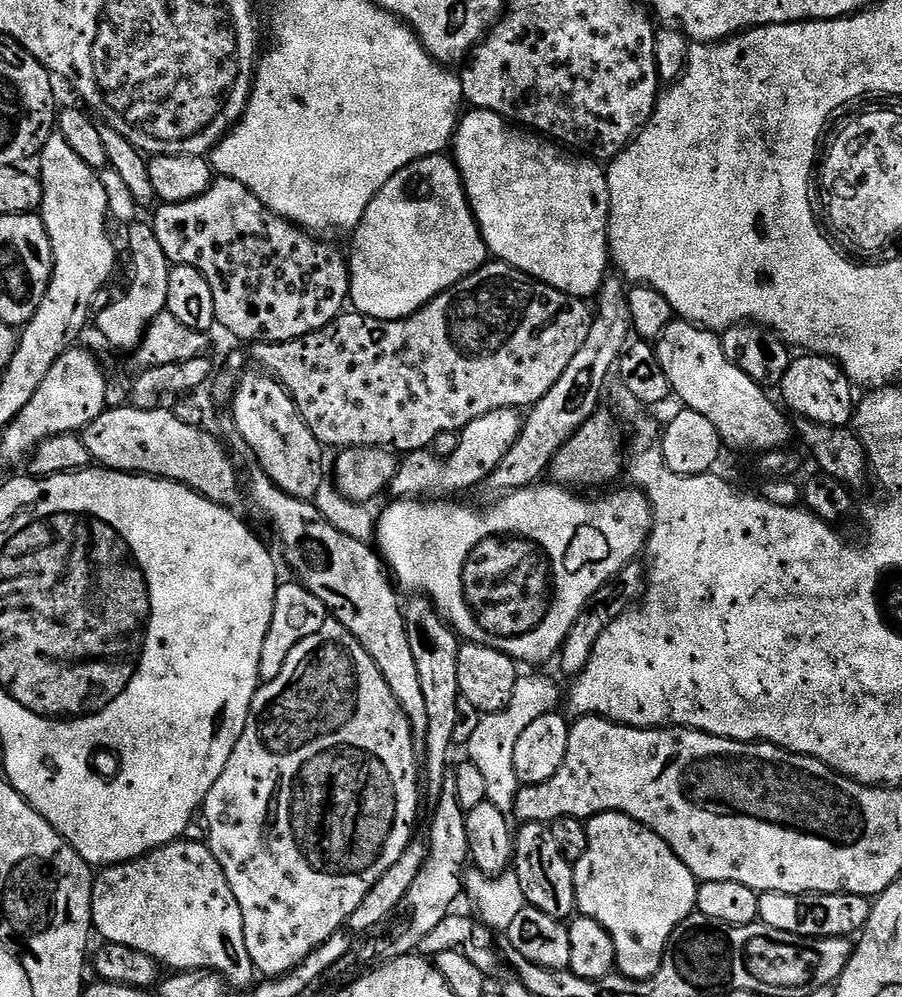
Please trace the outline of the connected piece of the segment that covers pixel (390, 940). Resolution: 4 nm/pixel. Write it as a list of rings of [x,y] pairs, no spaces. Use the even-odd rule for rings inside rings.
[[[450,778],[444,784],[444,793],[435,803],[436,814],[432,818],[432,834],[427,839],[428,856],[420,867],[414,886],[406,890],[406,898],[398,902],[396,912],[389,920],[383,920],[375,930],[360,941],[354,952],[354,961],[360,970],[381,968],[403,956],[413,955],[419,949],[422,938],[438,926],[453,911],[452,903],[461,898],[464,888],[466,865],[469,863],[468,839],[466,838],[466,814],[456,797],[456,782]],[[408,912],[408,916],[400,916]]]

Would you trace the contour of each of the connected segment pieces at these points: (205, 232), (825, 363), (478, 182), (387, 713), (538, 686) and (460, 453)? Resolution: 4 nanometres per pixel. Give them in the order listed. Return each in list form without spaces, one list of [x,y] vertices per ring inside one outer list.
[[[223,178],[213,179],[212,184],[206,190],[206,194],[200,194],[198,198],[190,198],[190,202],[178,202],[177,204],[160,204],[155,209],[156,217],[150,220],[154,234],[158,236],[159,245],[172,266],[194,266],[210,282],[210,290],[214,293],[214,314],[217,325],[225,328],[232,336],[240,340],[252,340],[251,342],[263,342],[265,344],[281,344],[302,338],[306,334],[314,334],[322,330],[330,322],[334,322],[345,311],[349,303],[348,294],[348,261],[345,253],[339,252],[332,244],[323,244],[323,239],[317,238],[313,233],[306,232],[289,220],[283,220],[278,214],[274,214],[265,206],[242,182],[234,182]]]
[[[800,354],[793,359],[786,378],[778,386],[778,392],[784,395],[783,403],[793,408],[797,417],[813,420],[831,428],[846,428],[853,423],[858,407],[857,397],[852,397],[854,385],[840,365],[827,356]]]
[[[472,108],[461,115],[456,126],[455,137],[450,145],[450,152],[456,161],[456,169],[460,171],[460,177],[464,183],[464,193],[468,195],[468,204],[472,207],[472,213],[476,219],[476,225],[480,228],[484,245],[488,247],[489,253],[499,263],[508,264],[512,268],[522,270],[528,276],[534,277],[535,280],[541,280],[543,284],[548,284],[559,292],[565,292],[571,296],[589,298],[588,296],[595,297],[599,293],[610,272],[610,269],[608,269],[608,264],[610,268],[610,253],[608,250],[610,190],[608,189],[607,171],[595,159],[585,158],[551,139],[505,120],[497,112],[482,110],[481,108]]]
[[[329,618],[318,630],[318,634],[310,634],[306,642],[298,642],[294,650],[290,650],[290,658],[286,658],[286,666],[282,666],[282,674],[274,678],[274,682],[261,684],[252,700],[252,709],[246,722],[246,730],[242,730],[242,738],[238,738],[238,746],[234,746],[234,754],[230,754],[230,762],[226,770],[214,782],[210,794],[204,799],[202,817],[208,823],[208,849],[218,858],[222,870],[226,874],[226,882],[230,882],[230,890],[234,890],[234,898],[238,898],[238,906],[242,910],[242,922],[246,934],[246,950],[250,950],[250,962],[253,969],[261,977],[279,978],[285,976],[294,966],[306,958],[334,930],[341,928],[362,906],[366,894],[402,858],[402,854],[414,839],[412,831],[416,828],[416,811],[420,808],[420,792],[422,796],[422,772],[418,767],[418,744],[412,738],[412,727],[398,704],[398,698],[386,684],[386,678],[374,666],[370,654],[338,621]]]
[[[528,674],[521,675],[518,682],[515,684],[515,690],[514,690],[514,696],[511,698],[511,704],[509,707],[506,708],[504,711],[496,712],[493,715],[483,715],[481,717],[481,720],[478,724],[478,728],[476,729],[475,733],[472,734],[472,738],[470,738],[468,744],[466,745],[466,752],[468,752],[467,759],[469,760],[469,763],[476,765],[478,767],[478,770],[481,771],[482,775],[485,776],[486,781],[486,792],[487,792],[487,798],[489,802],[491,802],[492,805],[496,806],[498,810],[501,810],[504,815],[506,815],[506,822],[509,823],[509,825],[515,829],[517,827],[518,821],[516,819],[515,815],[515,809],[516,809],[516,798],[517,794],[520,791],[522,785],[520,783],[520,779],[517,777],[517,771],[514,769],[514,751],[515,747],[518,744],[519,735],[522,734],[523,730],[526,730],[526,727],[530,726],[531,723],[535,721],[537,718],[542,718],[543,715],[552,713],[554,711],[557,711],[559,709],[558,705],[560,702],[562,702],[562,696],[560,700],[560,690],[557,686],[557,684],[550,678],[546,676],[528,676]]]
[[[515,408],[494,410],[466,426],[459,433],[456,448],[448,456],[433,454],[431,451],[407,453],[399,461],[396,473],[390,485],[393,497],[406,500],[417,498],[452,498],[455,492],[464,492],[475,484],[483,485],[489,474],[506,458],[506,450],[514,446],[514,442],[524,429],[521,413]]]

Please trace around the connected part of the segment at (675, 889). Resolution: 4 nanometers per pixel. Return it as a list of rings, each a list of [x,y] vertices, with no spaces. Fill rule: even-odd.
[[[603,812],[587,821],[586,854],[575,861],[576,906],[579,915],[589,916],[614,938],[616,968],[619,975],[635,980],[649,980],[664,961],[664,951],[672,941],[674,930],[696,912],[698,881],[692,871],[677,858],[674,850],[644,824],[621,812]]]

